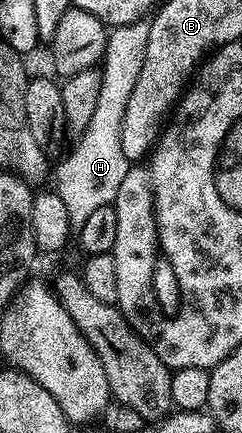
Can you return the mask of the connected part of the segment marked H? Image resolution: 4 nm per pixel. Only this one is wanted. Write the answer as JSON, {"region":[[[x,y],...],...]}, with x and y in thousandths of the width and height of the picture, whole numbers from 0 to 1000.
{"region":[[[599,51],[550,53],[471,62],[450,76],[446,97],[434,104],[430,129],[413,150],[409,224],[376,268],[376,284],[322,316],[310,351],[293,353],[236,388],[227,397],[227,443],[273,473],[277,494],[310,527],[335,524],[405,480],[463,473],[492,443],[492,430],[521,411],[541,379],[504,353],[504,282],[508,261],[521,259],[529,224],[558,203],[574,164],[591,152],[591,132],[603,127],[607,83],[620,81],[616,58]]]}

